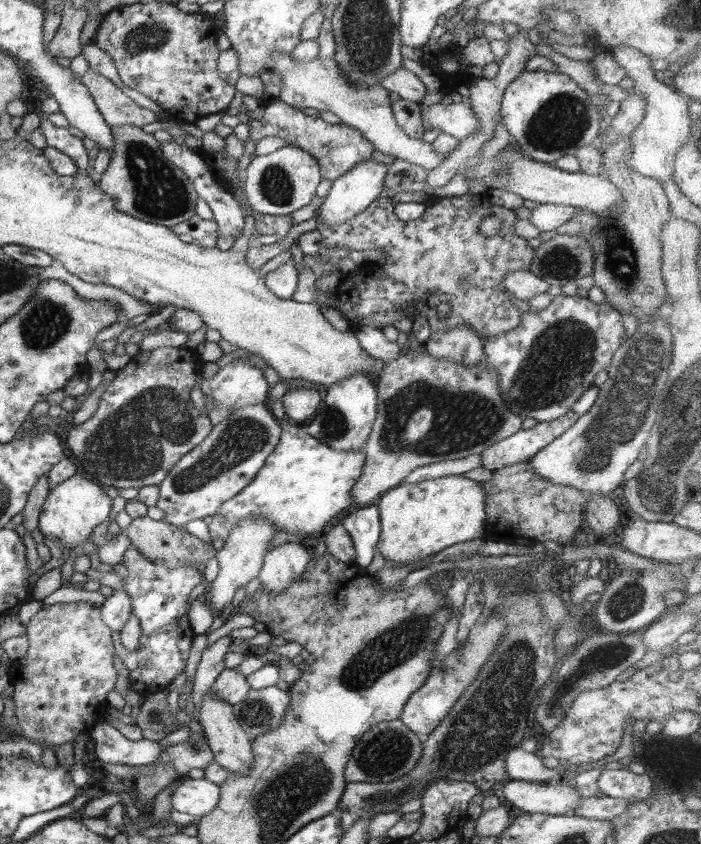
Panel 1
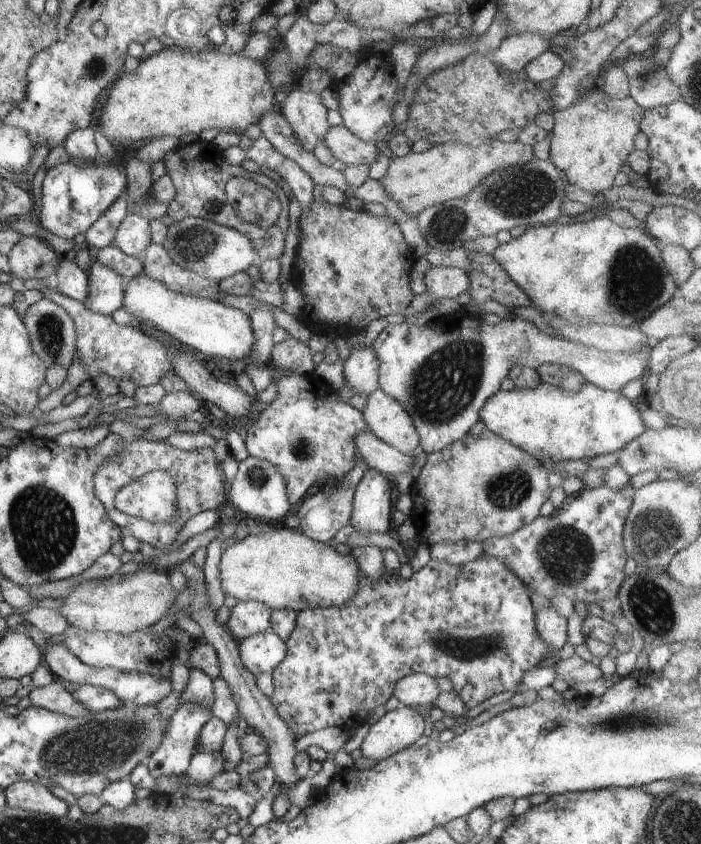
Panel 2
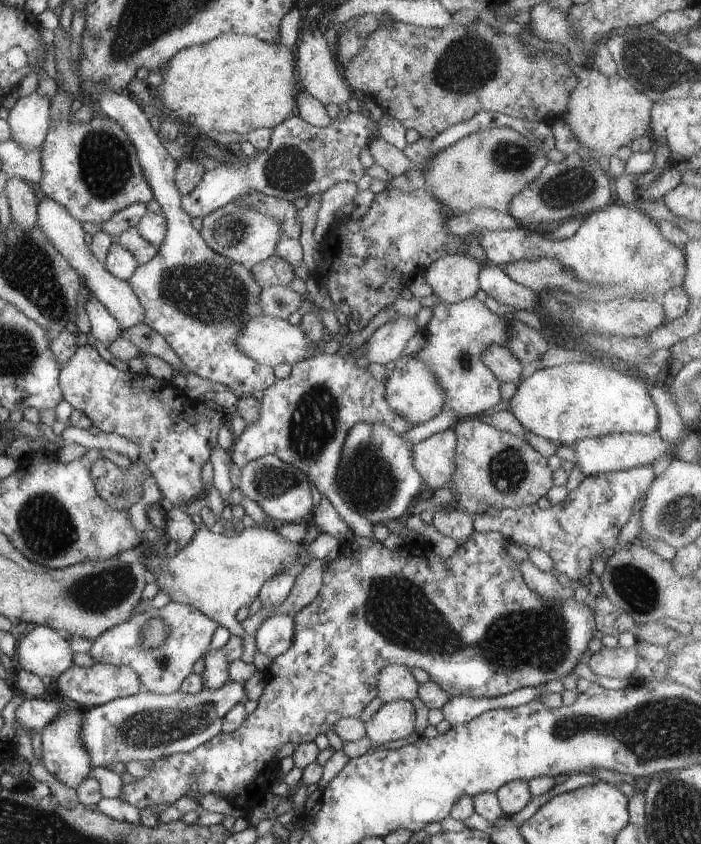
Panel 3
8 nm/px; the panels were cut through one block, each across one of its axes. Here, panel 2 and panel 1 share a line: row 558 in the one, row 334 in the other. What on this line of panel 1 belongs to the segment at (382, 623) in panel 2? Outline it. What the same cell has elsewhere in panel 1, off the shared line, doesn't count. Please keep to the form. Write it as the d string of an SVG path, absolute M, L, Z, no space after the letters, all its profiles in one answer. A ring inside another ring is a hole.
M470 191L461 196L432 196L426 203L423 215L416 220L400 220L394 214L394 205L398 203L392 197L376 199L368 208L345 220L342 224L327 226L318 220L317 231L321 234L321 246L345 247L356 254L362 250L383 250L384 260L376 262L359 261L354 271L348 271L348 276L339 279L340 288L335 288L336 306L333 308L342 313L349 326L374 327L382 329L392 326L396 320L424 316L431 326L431 335L443 330L451 330L455 326L469 326L480 338L486 339L501 332L516 328L521 321L522 313L516 304L510 300L507 288L503 285L504 277L515 270L528 271L532 264L535 249L528 239L519 236L513 229L513 224L519 219L512 210L506 210L506 222L496 236L482 236L479 224L484 217L494 212L492 203L488 206L486 193L473 194ZM447 302L451 311L446 319L437 315L438 305Z

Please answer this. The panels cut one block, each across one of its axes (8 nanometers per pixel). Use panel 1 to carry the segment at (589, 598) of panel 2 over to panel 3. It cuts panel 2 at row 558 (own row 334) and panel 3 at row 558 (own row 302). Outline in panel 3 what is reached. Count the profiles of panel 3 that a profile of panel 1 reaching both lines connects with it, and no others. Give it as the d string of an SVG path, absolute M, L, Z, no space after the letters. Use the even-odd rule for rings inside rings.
M652 464L587 476L563 502L548 510L530 505L504 509L496 516L480 514L474 518L473 526L478 533L495 531L523 549L537 548L546 552L554 562L553 572L557 576L580 581L588 575L596 556L606 561L616 552L617 538L634 515L634 502L648 493L656 478Z

